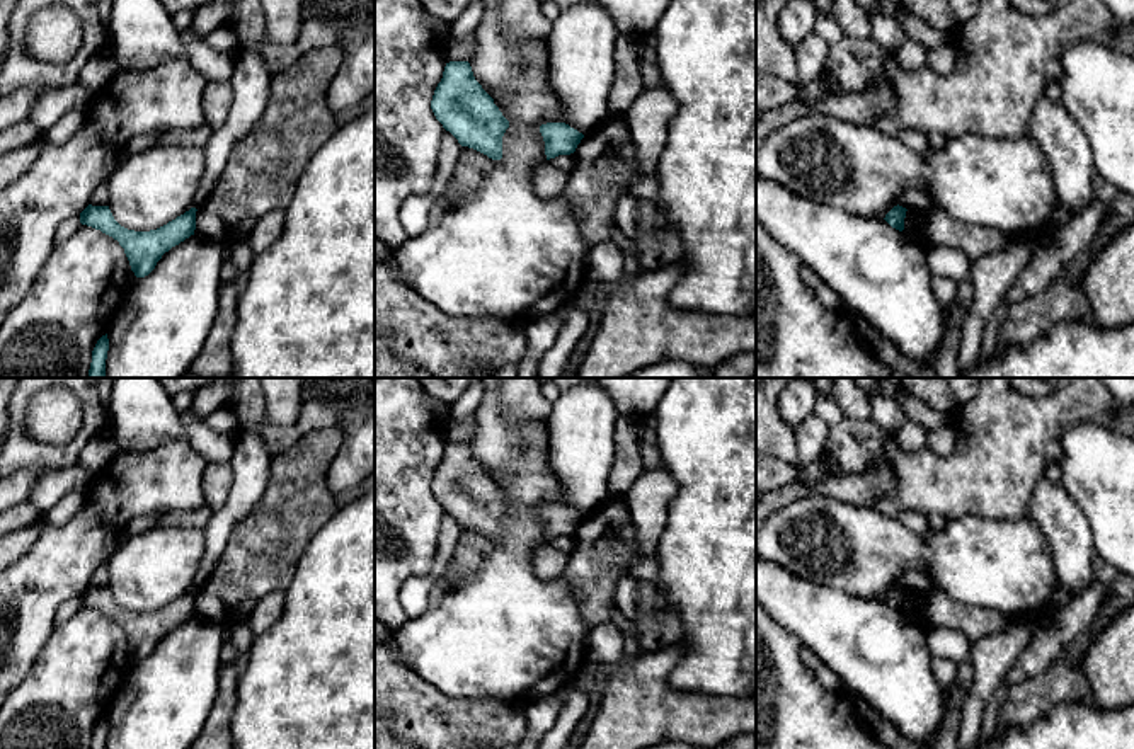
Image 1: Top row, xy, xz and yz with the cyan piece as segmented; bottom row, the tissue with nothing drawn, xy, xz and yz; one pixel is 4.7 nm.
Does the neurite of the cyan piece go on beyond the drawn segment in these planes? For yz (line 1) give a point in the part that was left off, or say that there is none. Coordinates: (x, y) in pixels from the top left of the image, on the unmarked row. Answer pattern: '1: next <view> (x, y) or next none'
1: next none

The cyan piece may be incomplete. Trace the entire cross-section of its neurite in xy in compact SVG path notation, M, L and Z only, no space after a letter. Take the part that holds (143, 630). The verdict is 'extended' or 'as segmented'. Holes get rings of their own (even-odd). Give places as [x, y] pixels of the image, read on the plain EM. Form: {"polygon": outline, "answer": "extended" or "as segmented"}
{"polygon": "M89 586L80 594L80 604L100 611L117 621L124 630L135 657L145 659L155 650L165 633L194 616L196 592L196 589L191 589L157 611L135 613L121 608L114 601L109 587Z", "answer": "as segmented"}

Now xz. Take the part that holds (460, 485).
{"polygon": "M468 443L446 444L431 490L461 528L473 529L492 541L502 540L502 517L509 502L475 461Z", "answer": "as segmented"}

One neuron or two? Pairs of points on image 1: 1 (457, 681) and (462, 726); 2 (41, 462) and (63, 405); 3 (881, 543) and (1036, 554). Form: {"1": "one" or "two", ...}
{"1": "two", "2": "two", "3": "one"}

